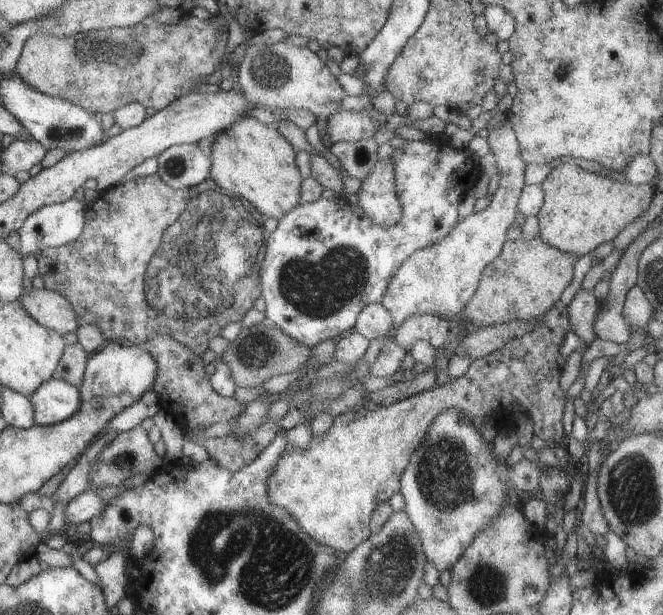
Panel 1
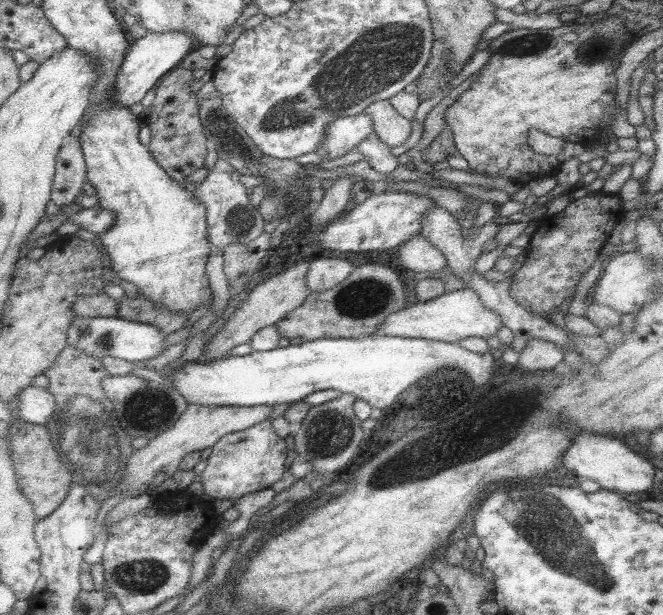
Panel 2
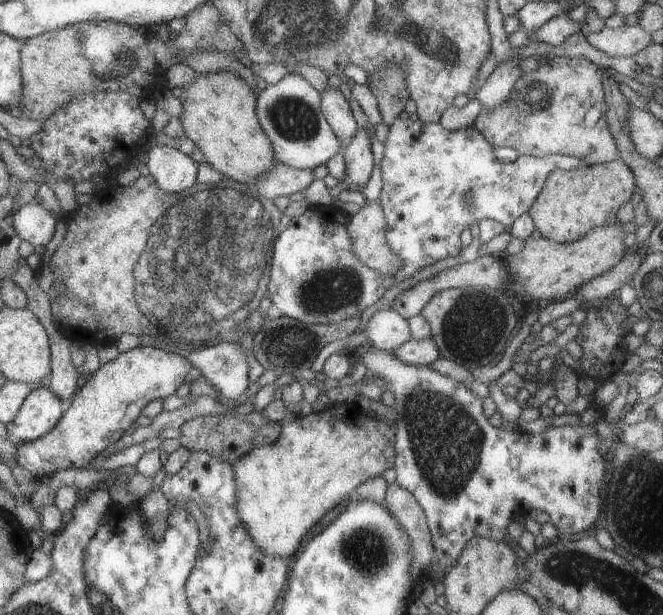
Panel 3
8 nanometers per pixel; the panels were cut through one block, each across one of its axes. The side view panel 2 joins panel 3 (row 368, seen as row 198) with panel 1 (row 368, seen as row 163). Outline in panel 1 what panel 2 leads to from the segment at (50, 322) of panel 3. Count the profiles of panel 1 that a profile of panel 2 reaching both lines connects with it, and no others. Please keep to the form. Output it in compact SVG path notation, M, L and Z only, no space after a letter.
M80 343L66 345L54 372L54 377L60 378L60 380L64 380L64 382L68 382L68 384L72 384L76 388L80 388L87 360L88 354Z

